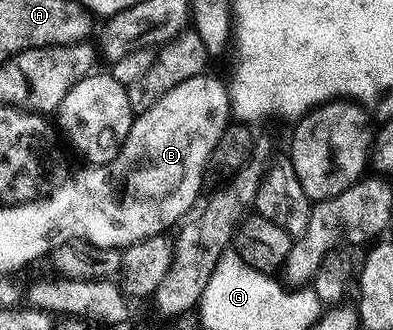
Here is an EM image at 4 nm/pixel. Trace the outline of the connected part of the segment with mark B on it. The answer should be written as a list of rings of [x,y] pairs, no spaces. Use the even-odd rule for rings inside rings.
[[[205,71],[186,79],[162,95],[146,112],[135,114],[129,134],[112,162],[89,164],[46,195],[46,247],[55,249],[58,245],[87,242],[100,249],[123,251],[142,239],[163,234],[167,225],[175,226],[193,212],[192,204],[200,188],[206,185],[210,155],[230,124],[227,84],[210,73]]]

